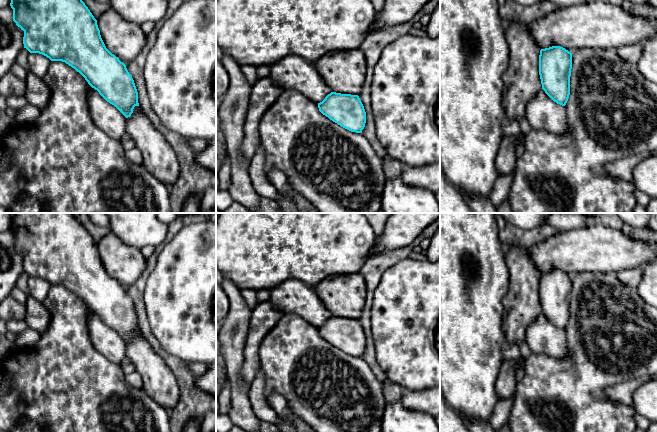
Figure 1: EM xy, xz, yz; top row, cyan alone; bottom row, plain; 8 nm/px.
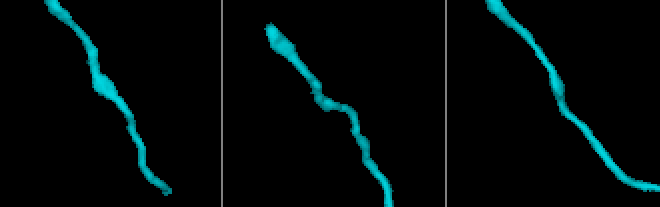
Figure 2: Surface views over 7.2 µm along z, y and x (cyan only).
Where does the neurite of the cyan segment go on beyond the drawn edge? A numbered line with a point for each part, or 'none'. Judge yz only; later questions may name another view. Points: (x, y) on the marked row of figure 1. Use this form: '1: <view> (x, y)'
1: yz (542, 113)

